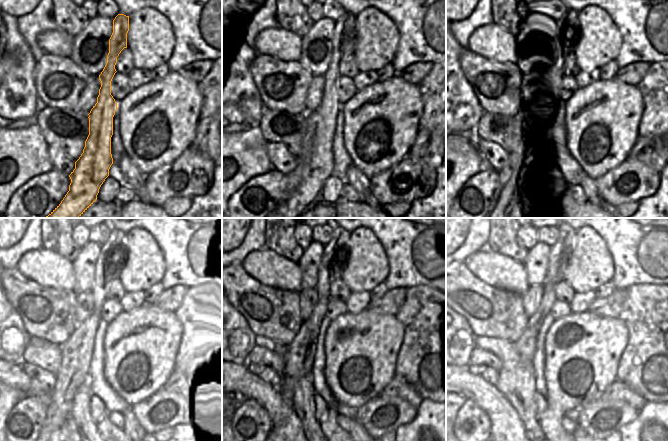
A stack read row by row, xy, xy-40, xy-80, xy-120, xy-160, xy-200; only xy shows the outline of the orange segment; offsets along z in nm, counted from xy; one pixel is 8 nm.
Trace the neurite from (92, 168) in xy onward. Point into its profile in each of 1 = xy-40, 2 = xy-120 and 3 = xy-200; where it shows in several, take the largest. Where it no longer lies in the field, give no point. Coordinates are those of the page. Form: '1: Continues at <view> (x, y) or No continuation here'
1: Continues at xy-40 (320, 168)
2: Continues at xy-120 (113, 258)
3: Continues at xy-200 (559, 253)

